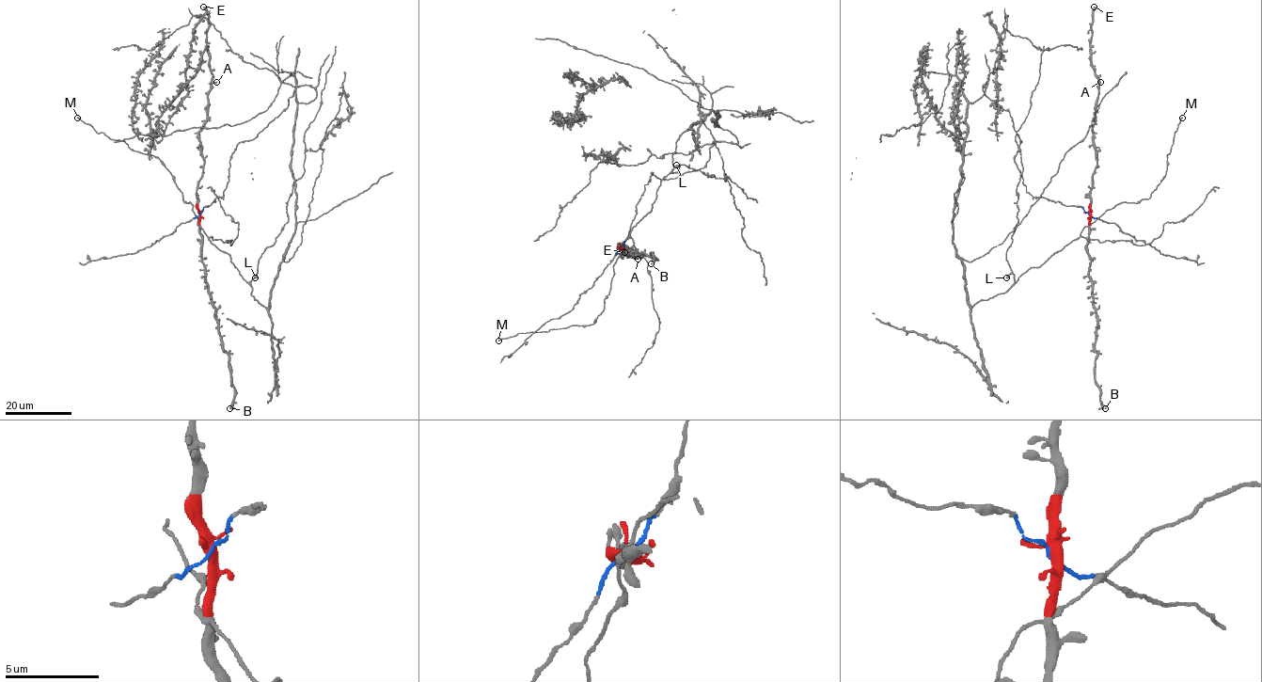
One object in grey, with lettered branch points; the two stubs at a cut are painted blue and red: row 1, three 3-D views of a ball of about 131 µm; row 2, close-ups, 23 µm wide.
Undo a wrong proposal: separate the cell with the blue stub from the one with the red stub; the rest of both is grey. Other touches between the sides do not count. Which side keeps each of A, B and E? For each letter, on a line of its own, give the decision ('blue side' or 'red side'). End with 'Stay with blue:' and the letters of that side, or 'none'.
A: red side
B: red side
E: red side
Stay with blue: none

